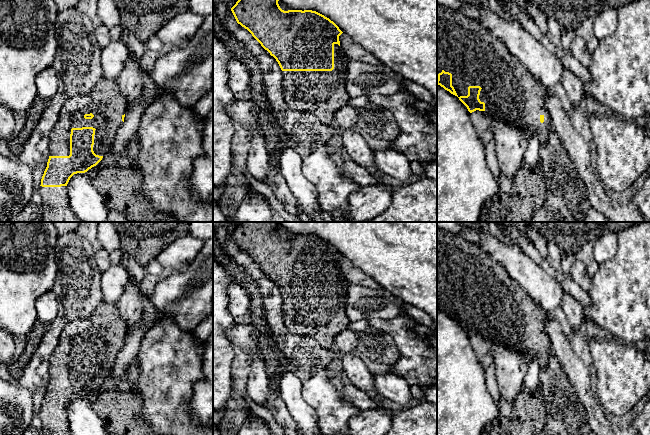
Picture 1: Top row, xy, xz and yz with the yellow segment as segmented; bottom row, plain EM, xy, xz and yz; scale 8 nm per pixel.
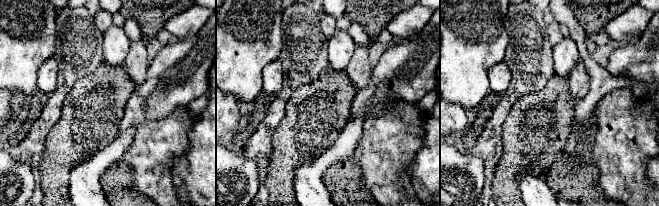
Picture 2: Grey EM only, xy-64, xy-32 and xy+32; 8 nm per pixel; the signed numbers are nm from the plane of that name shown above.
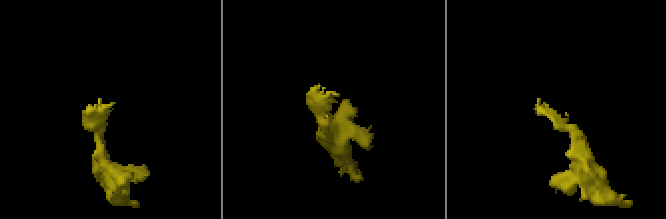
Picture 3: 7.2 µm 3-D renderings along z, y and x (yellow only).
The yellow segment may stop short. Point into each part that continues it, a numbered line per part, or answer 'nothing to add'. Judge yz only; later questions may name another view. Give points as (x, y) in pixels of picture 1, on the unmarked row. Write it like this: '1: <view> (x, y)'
1: yz (467, 274)

